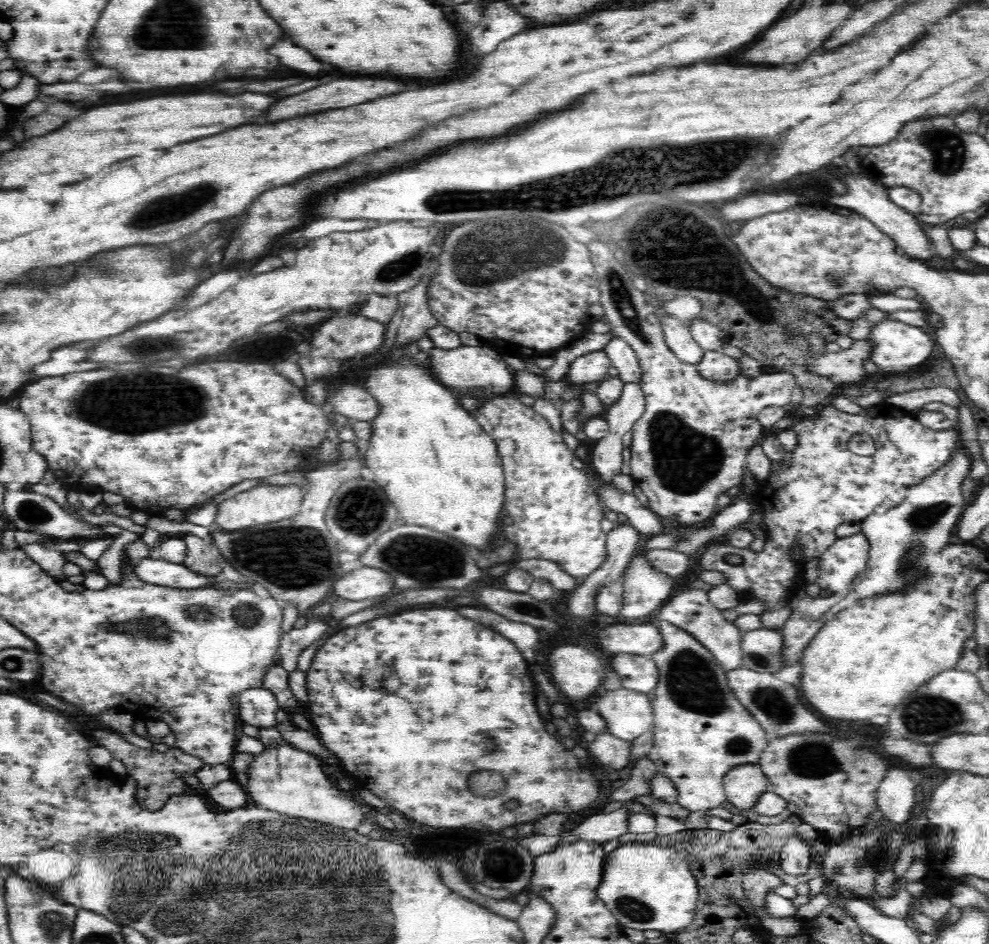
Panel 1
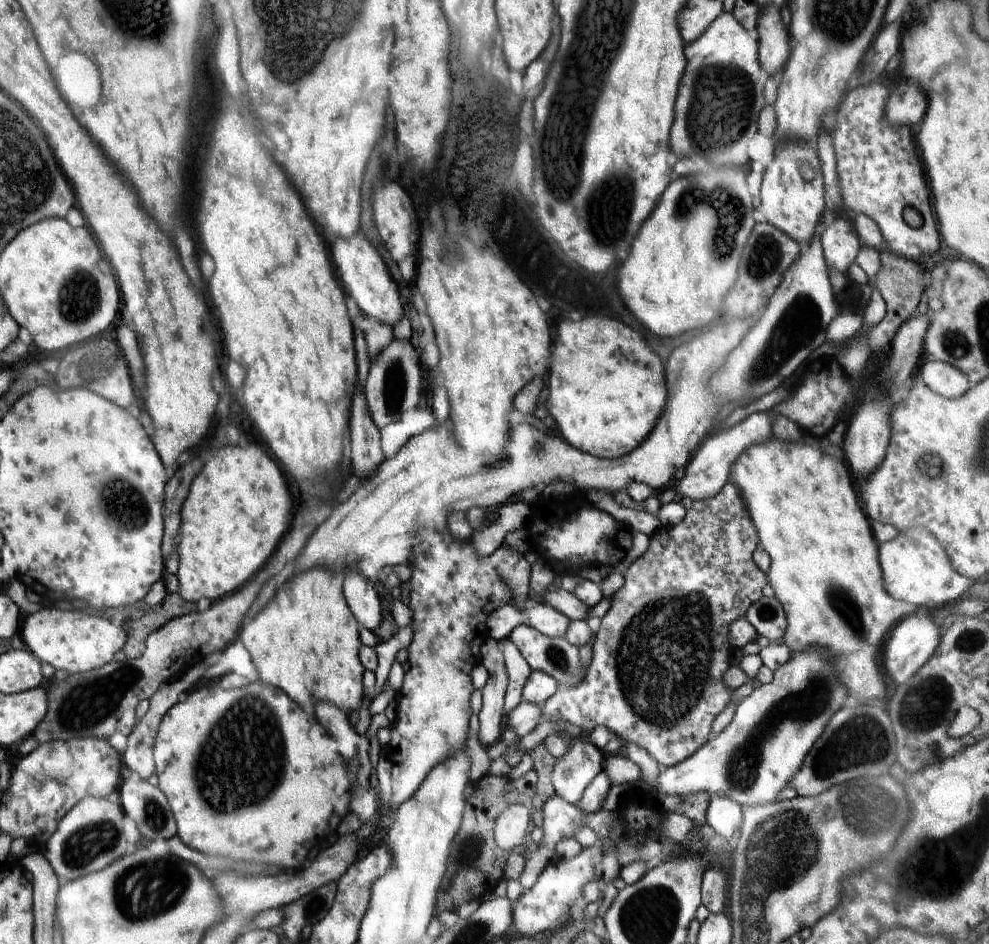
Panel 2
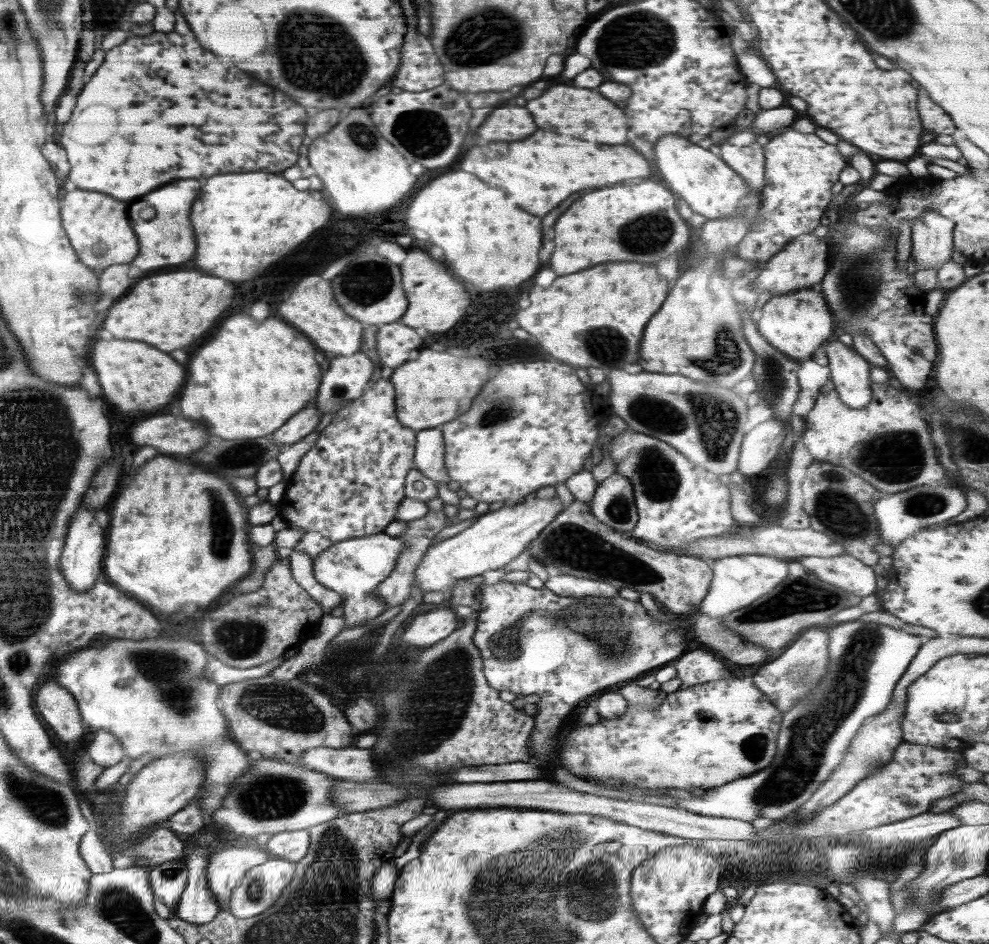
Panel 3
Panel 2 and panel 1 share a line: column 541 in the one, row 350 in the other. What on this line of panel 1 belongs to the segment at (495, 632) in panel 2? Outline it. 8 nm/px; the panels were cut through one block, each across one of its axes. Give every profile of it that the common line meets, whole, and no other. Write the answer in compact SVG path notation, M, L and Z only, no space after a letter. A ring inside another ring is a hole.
M613 336L603 348L616 370L619 370L618 377L624 382L633 382L640 385L642 380L642 369L638 364L636 353L631 346L621 338Z

